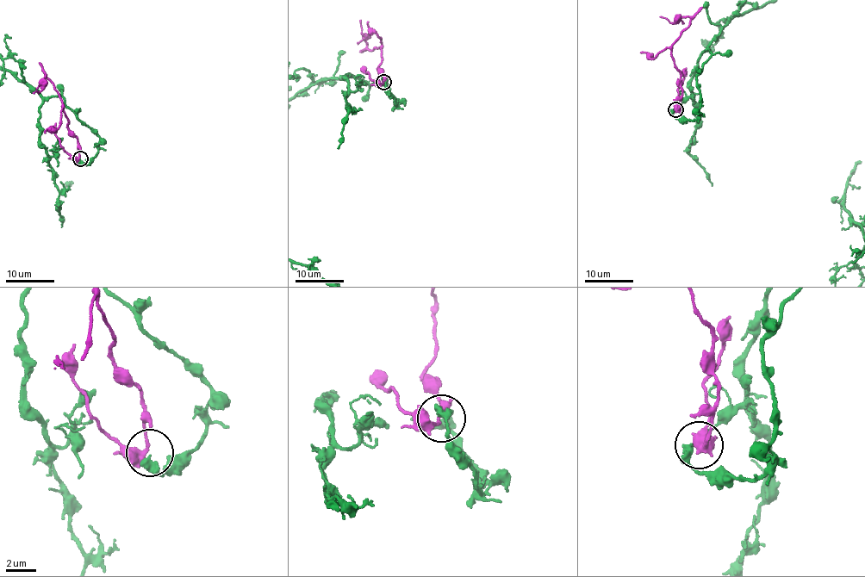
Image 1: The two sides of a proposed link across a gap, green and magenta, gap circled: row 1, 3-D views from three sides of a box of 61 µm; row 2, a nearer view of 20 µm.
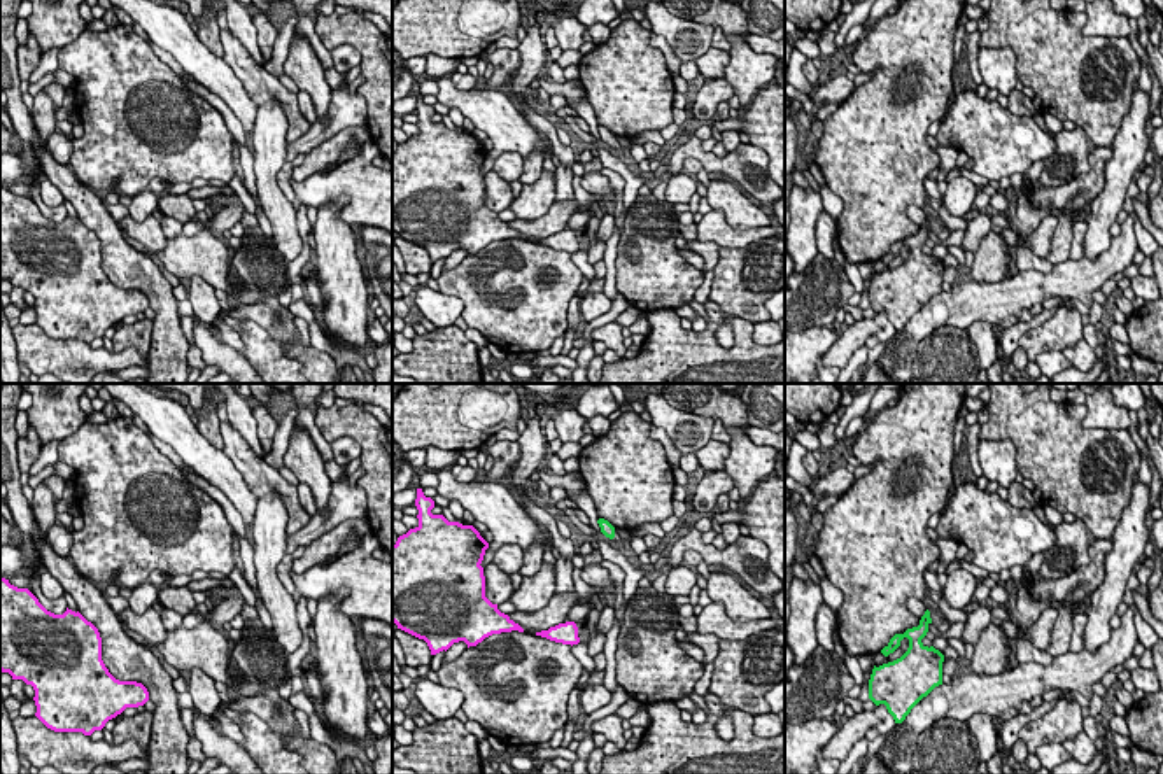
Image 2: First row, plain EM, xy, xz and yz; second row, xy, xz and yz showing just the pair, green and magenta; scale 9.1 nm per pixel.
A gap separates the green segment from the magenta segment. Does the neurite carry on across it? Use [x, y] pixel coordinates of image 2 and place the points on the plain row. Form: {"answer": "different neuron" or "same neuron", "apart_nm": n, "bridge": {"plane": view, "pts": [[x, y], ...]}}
{"answer": "different neuron", "apart_nm": 850, "bridge": {"plane": "xz", "pts": [[610, 146], [573, 230]]}}

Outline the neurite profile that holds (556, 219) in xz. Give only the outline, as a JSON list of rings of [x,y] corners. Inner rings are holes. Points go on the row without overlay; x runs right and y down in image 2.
[[[573,198],[569,201],[555,201],[543,217],[538,219],[515,219],[510,224],[515,231],[518,231],[524,240],[541,240],[555,235],[559,231],[566,231],[569,219],[574,214],[589,212],[589,207],[580,207]]]

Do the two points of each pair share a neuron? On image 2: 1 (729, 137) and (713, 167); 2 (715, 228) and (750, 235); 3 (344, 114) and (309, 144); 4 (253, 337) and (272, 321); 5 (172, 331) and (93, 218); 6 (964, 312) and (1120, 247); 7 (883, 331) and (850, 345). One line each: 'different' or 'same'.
1: different
2: same
3: same
4: different
5: same
6: same
7: same

